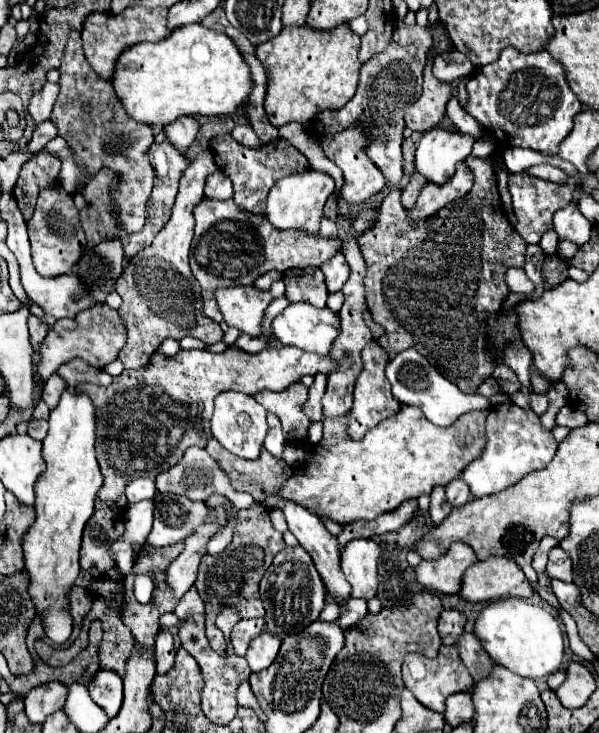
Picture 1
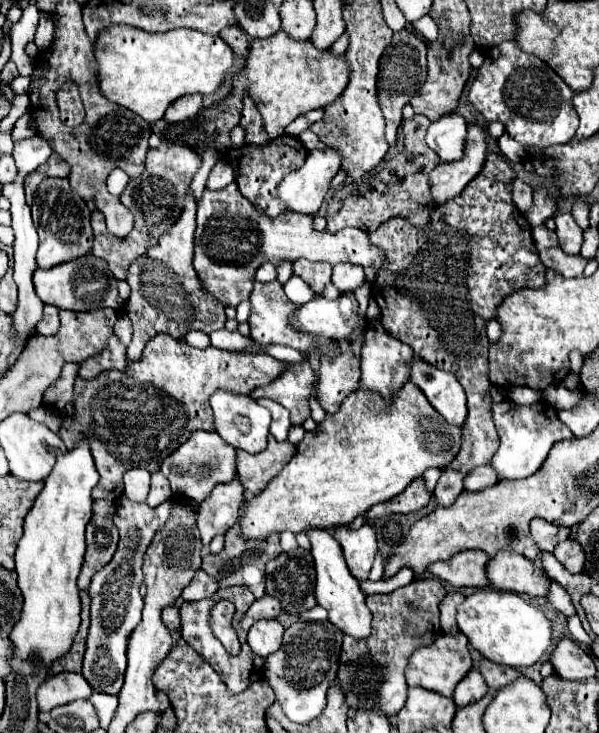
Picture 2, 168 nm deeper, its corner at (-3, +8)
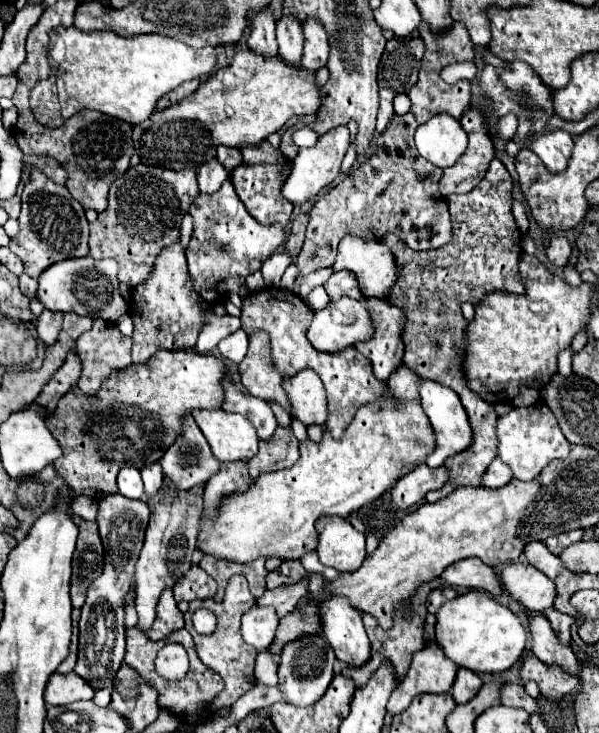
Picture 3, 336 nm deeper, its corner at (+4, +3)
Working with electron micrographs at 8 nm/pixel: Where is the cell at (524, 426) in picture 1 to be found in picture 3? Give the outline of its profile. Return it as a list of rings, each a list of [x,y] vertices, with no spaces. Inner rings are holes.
[[[539,399],[531,407],[513,407],[507,415],[499,417],[497,439],[499,439],[497,457],[509,465],[513,477],[519,481],[535,479],[549,461],[565,459],[571,449],[571,443],[563,437],[557,419],[553,417],[553,413],[549,411],[543,399]]]

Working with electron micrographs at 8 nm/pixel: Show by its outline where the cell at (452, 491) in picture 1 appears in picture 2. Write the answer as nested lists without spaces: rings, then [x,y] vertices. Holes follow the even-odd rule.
[[[486,464],[486,466],[474,468],[474,470],[466,476],[464,488],[468,488],[470,492],[478,492],[478,490],[482,490],[482,488],[488,488],[488,486],[496,484],[498,480],[500,480],[498,474],[492,470],[490,464]]]

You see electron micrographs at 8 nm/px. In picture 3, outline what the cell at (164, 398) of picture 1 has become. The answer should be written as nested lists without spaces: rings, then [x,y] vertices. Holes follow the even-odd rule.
[[[185,349],[185,351],[157,351],[155,355],[151,355],[149,363],[129,365],[129,367],[125,367],[125,369],[121,369],[121,371],[109,375],[109,377],[103,381],[101,389],[99,389],[95,395],[83,395],[79,389],[69,391],[65,397],[59,399],[59,405],[57,405],[53,417],[49,415],[49,417],[45,419],[47,429],[51,431],[51,435],[59,441],[59,445],[61,445],[61,449],[63,449],[63,455],[55,461],[55,469],[57,469],[57,473],[65,479],[65,483],[73,489],[75,495],[87,495],[87,497],[91,497],[91,499],[97,501],[97,497],[101,497],[101,495],[115,493],[115,479],[117,479],[119,469],[123,469],[123,467],[137,467],[137,469],[139,469],[139,467],[145,467],[145,465],[149,465],[149,463],[159,461],[161,455],[165,455],[165,451],[175,443],[177,435],[181,433],[183,419],[185,419],[187,413],[191,413],[191,411],[197,409],[197,407],[205,407],[205,409],[221,409],[221,403],[225,401],[225,395],[223,395],[223,381],[225,381],[227,377],[229,377],[229,369],[227,369],[225,361],[219,359],[219,357],[215,357],[215,355],[201,355],[201,353],[195,353],[193,349]]]

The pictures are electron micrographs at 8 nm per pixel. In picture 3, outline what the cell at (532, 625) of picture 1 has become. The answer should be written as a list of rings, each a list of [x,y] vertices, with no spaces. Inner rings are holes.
[[[469,591],[447,601],[437,613],[435,631],[443,653],[459,667],[475,673],[497,673],[513,667],[521,659],[527,643],[527,629],[521,619],[485,591]]]

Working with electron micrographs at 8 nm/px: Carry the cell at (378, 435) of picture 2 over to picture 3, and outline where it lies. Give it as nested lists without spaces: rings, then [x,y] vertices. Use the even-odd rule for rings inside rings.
[[[403,365],[389,377],[387,383],[391,393],[387,397],[381,397],[373,403],[359,407],[351,425],[345,429],[341,441],[335,441],[329,435],[329,431],[323,431],[323,439],[319,443],[305,439],[299,443],[301,457],[293,467],[259,475],[245,493],[235,493],[227,497],[219,509],[217,521],[207,523],[203,519],[199,529],[199,549],[205,551],[207,555],[237,563],[249,563],[257,557],[271,557],[271,555],[277,555],[281,559],[301,559],[305,553],[317,547],[319,533],[315,529],[315,523],[319,517],[337,515],[347,519],[351,513],[379,499],[405,473],[425,463],[427,455],[435,451],[435,435],[425,411],[421,409],[421,397],[419,397],[421,379]]]

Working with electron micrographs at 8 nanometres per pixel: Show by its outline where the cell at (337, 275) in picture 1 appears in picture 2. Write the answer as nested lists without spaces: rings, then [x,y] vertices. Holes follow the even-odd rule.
[[[344,264],[344,266],[334,266],[332,270],[332,284],[344,294],[344,292],[354,292],[358,286],[364,284],[364,270],[356,264]]]

